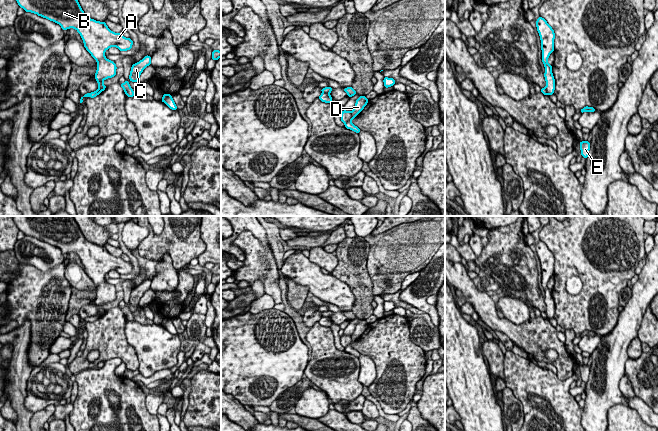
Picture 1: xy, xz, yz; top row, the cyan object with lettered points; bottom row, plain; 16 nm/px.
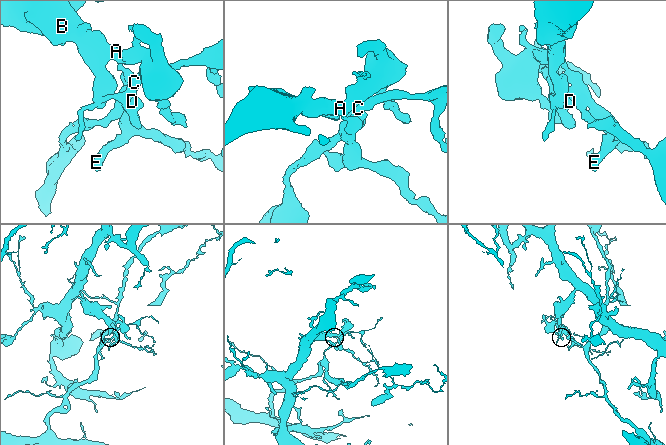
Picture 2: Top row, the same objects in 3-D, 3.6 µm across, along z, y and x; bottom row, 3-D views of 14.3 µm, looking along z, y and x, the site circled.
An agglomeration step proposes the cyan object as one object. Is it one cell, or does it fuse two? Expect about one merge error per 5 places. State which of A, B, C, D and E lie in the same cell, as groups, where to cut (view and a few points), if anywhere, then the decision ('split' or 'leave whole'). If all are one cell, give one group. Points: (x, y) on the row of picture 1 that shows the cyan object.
groups A B D E / C; cut xz (351, 112), (351, 117), (345, 123); split

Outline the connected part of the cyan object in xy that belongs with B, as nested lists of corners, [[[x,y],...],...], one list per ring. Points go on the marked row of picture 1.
[[[16,0],[25,12],[58,23],[66,31],[74,28],[80,34],[84,47],[97,61],[95,76],[98,90],[105,90],[103,81],[116,75],[115,62],[105,58],[105,51],[110,47],[117,47],[120,51],[132,48],[133,41],[125,38],[121,33],[112,32],[105,22],[99,22],[87,17],[78,0]]]

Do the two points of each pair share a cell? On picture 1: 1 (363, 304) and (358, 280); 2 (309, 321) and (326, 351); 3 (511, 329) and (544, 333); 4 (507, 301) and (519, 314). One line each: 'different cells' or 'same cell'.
1: same cell
2: different cells
3: same cell
4: same cell

